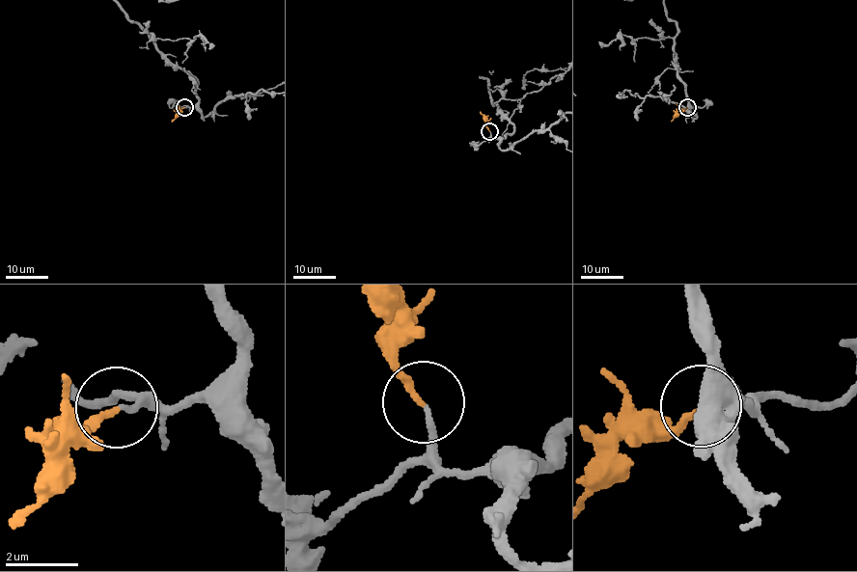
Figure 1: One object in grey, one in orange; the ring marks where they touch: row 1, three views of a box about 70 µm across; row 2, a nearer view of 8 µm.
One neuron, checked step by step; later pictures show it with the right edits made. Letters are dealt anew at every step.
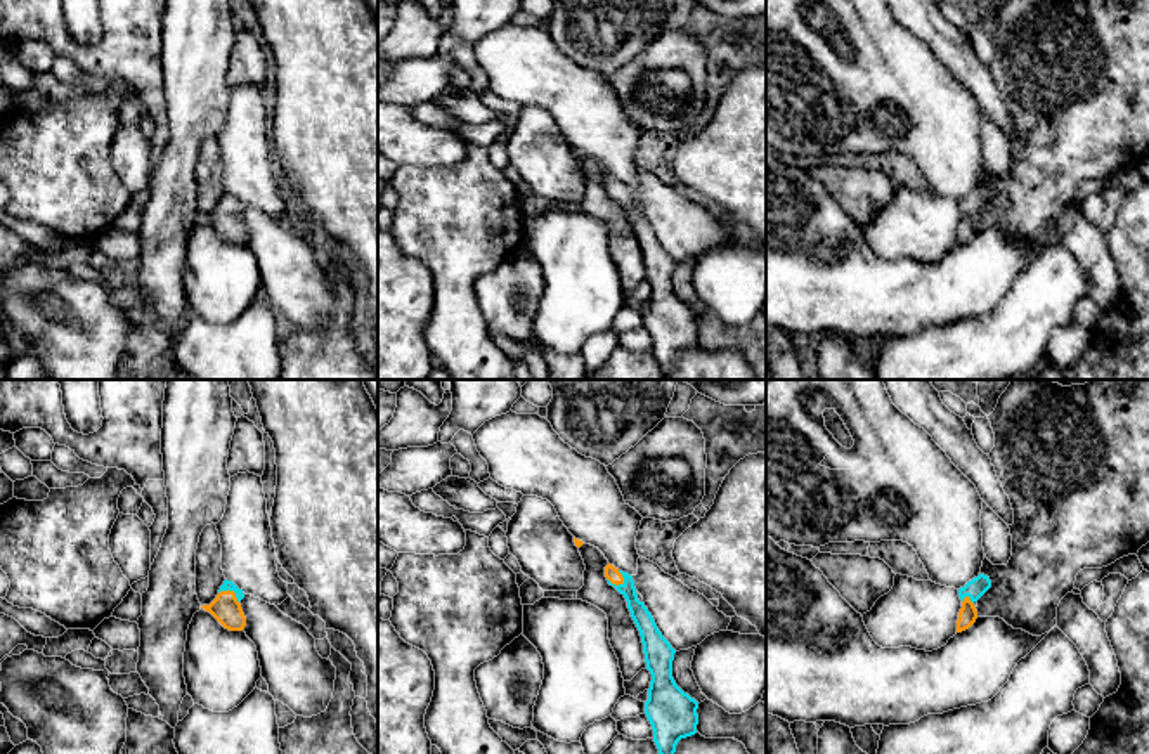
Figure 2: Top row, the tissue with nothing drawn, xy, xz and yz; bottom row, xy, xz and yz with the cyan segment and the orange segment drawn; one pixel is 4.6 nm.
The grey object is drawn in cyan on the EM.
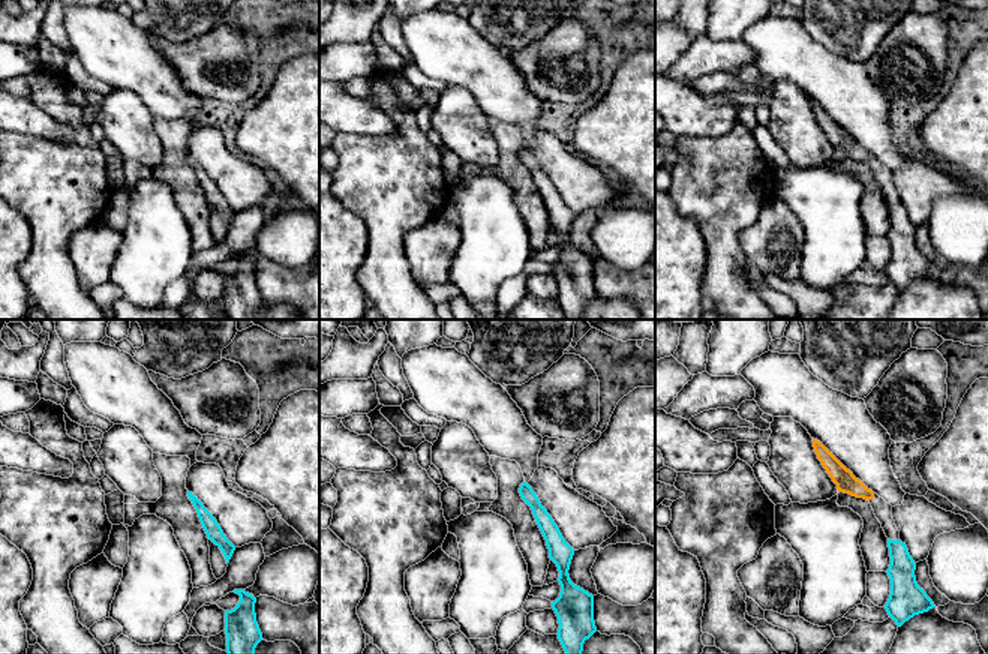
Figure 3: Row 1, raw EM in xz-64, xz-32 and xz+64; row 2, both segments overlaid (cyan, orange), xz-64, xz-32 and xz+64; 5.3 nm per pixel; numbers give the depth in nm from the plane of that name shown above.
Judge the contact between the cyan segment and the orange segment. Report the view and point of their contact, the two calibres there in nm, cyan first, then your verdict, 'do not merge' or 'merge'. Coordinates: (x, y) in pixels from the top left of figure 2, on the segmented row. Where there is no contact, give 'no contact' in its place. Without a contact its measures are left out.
contact xz (614, 584); calibres 90 and 70 nm; merge

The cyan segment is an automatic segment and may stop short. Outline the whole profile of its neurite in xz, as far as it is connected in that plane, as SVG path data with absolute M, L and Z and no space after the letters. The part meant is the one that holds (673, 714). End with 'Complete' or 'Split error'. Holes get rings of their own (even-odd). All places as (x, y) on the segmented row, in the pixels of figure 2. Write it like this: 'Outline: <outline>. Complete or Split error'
Outline: M608 563L605 577L626 598L641 636L646 669L652 674L645 714L653 730L653 742L659 754L674 754L681 738L697 733L698 702L676 685L672 678L676 650L662 636L645 603L638 600L633 575Z. Split error

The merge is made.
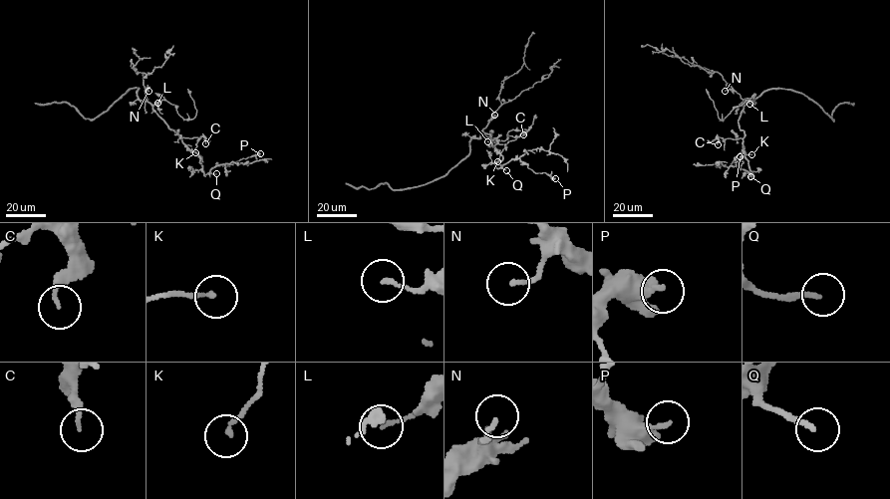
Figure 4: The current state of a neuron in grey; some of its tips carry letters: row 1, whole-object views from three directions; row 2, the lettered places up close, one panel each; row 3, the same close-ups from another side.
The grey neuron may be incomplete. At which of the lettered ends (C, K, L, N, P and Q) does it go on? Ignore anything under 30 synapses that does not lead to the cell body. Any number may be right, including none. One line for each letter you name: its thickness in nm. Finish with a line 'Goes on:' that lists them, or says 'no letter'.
Q: 150 nm
Goes on: Q

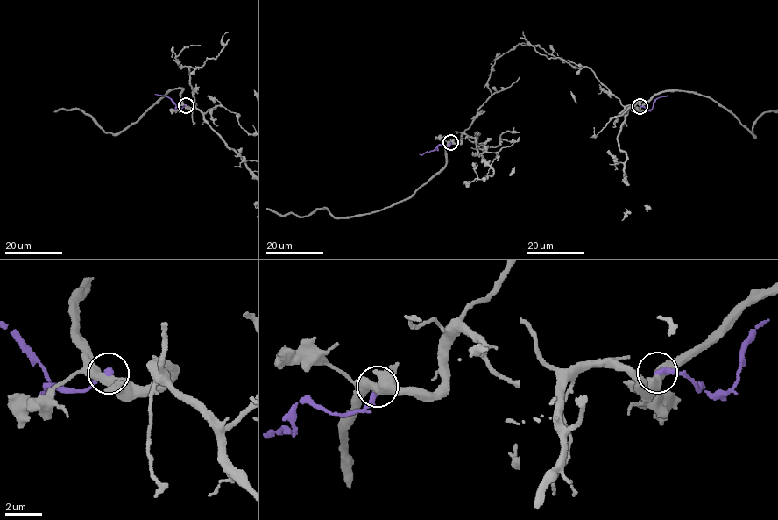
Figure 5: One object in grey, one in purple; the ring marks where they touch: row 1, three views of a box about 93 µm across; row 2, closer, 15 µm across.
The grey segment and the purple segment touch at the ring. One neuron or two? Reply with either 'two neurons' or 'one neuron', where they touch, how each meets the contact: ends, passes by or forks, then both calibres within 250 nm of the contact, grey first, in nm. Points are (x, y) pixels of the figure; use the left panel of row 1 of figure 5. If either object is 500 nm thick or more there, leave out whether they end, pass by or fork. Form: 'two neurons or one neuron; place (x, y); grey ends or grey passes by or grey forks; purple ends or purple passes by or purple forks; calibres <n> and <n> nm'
two neurons; place (186, 105); grey passes by; purple ends; calibres 480 and 320 nm

